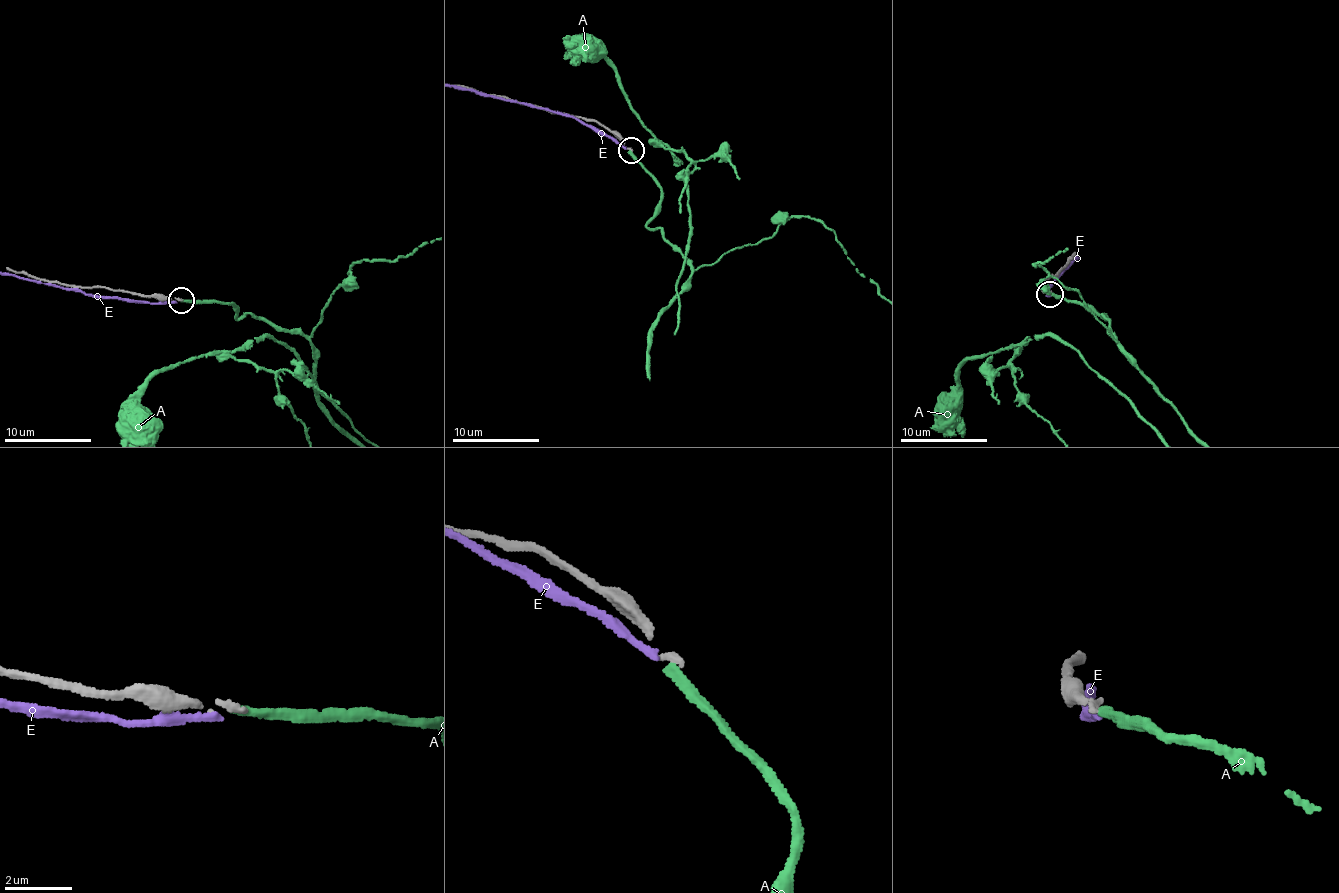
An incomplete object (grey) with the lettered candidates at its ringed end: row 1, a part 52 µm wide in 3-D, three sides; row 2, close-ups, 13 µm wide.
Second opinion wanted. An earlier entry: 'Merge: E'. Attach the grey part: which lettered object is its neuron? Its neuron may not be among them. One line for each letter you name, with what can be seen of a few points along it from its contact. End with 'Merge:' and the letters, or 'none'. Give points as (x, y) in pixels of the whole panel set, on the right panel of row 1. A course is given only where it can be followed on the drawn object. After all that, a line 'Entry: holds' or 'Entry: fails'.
Merge: none
Entry: fails

